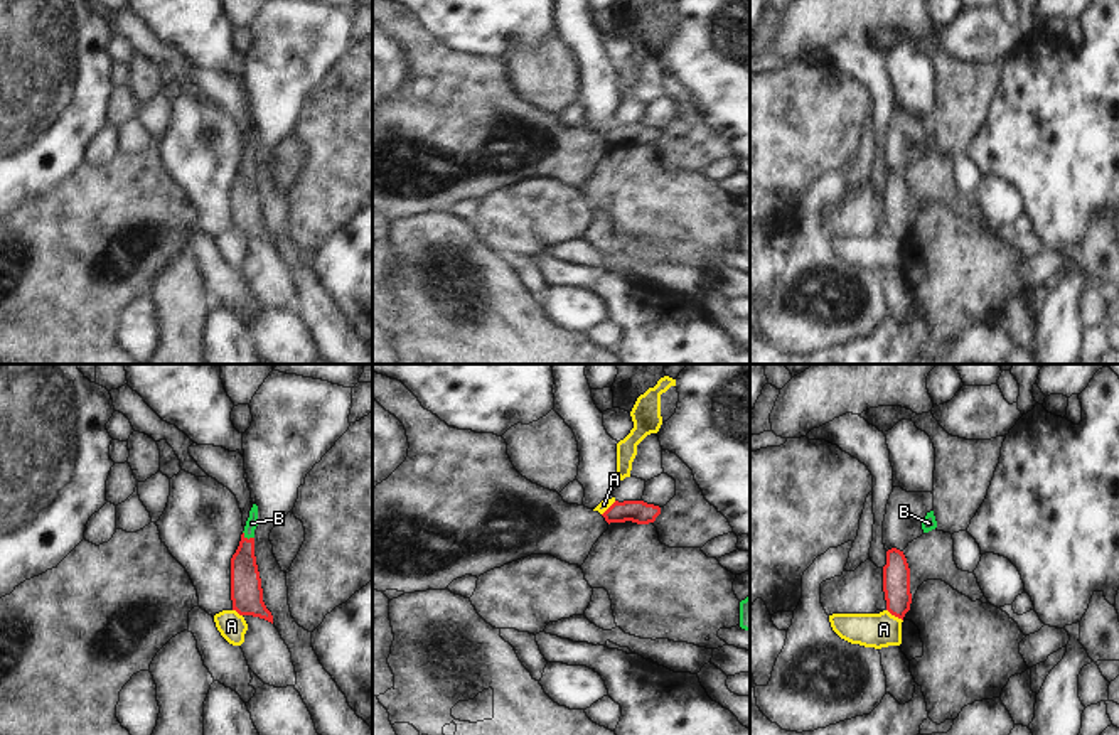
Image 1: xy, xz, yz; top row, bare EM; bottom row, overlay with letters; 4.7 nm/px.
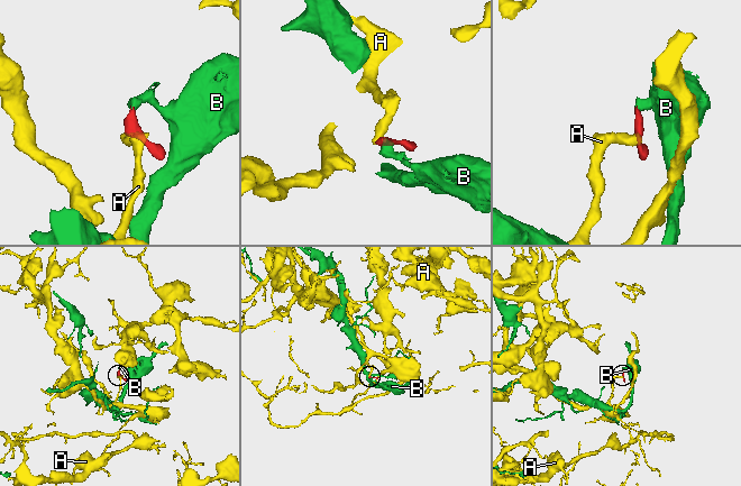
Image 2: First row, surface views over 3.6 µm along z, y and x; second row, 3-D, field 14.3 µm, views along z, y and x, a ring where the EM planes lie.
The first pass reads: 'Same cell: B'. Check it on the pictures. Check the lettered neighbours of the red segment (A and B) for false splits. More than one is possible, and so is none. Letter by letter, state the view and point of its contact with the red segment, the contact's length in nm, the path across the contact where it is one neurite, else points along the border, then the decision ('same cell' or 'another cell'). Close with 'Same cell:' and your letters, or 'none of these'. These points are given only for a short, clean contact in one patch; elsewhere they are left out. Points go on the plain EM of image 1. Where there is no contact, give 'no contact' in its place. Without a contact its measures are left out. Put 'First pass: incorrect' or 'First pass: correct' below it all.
A: contact yz (895, 238); length 100 nm; border yz (887, 231), (902, 243); another cell
B: contact xy (246, 160); length 70 nm; way xy (246, 213), (246, 160), (251, 145); same cell
Same cell: B
First pass: correct

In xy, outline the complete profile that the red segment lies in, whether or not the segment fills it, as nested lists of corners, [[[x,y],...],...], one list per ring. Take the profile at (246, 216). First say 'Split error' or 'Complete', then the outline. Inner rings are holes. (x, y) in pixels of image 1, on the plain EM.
Split error. [[[253,126],[239,169],[231,180],[231,223],[239,238],[253,238],[273,246],[273,238],[263,224],[261,201],[254,179],[254,152],[258,128]]]

